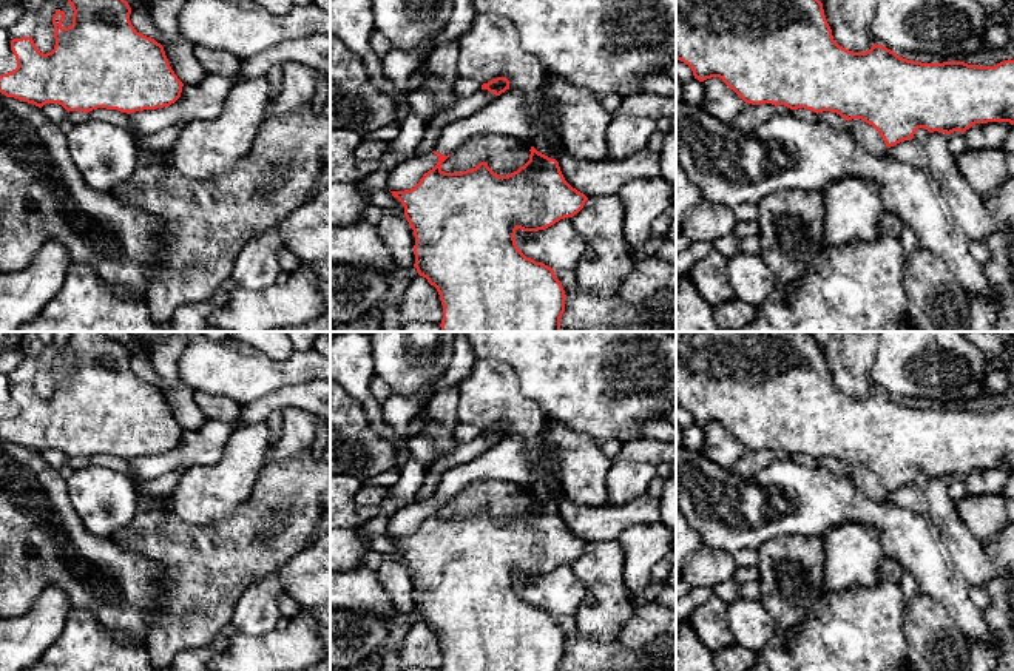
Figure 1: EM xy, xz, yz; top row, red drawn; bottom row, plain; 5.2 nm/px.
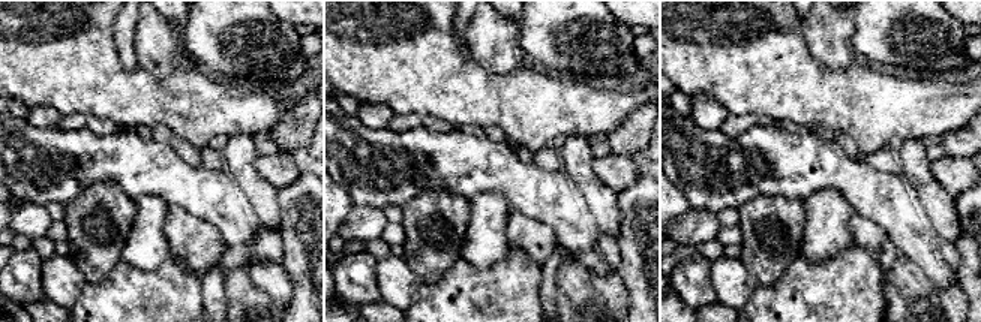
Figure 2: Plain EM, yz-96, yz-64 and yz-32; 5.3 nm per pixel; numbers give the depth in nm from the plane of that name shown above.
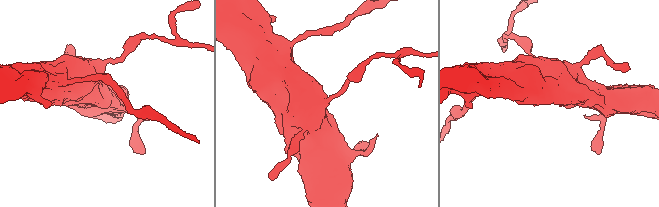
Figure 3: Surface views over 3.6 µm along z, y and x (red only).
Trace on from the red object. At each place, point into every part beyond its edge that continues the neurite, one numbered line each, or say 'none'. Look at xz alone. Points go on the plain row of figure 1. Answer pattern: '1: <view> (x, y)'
1: xz (463, 432)

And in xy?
1: xy (76, 463)

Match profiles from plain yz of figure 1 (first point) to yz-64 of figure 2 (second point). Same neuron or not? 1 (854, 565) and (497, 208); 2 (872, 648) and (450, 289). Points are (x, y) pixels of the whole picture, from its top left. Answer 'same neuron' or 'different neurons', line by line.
1: same neuron
2: same neuron

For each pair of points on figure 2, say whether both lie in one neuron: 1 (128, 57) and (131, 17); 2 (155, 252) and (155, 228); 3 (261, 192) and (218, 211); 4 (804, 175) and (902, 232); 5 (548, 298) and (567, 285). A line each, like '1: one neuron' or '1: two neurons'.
1: one neuron
2: one neuron
3: two neurons
4: one neuron
5: two neurons

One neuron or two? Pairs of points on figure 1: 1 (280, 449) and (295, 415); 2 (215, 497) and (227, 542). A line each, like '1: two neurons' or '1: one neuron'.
1: one neuron
2: two neurons

